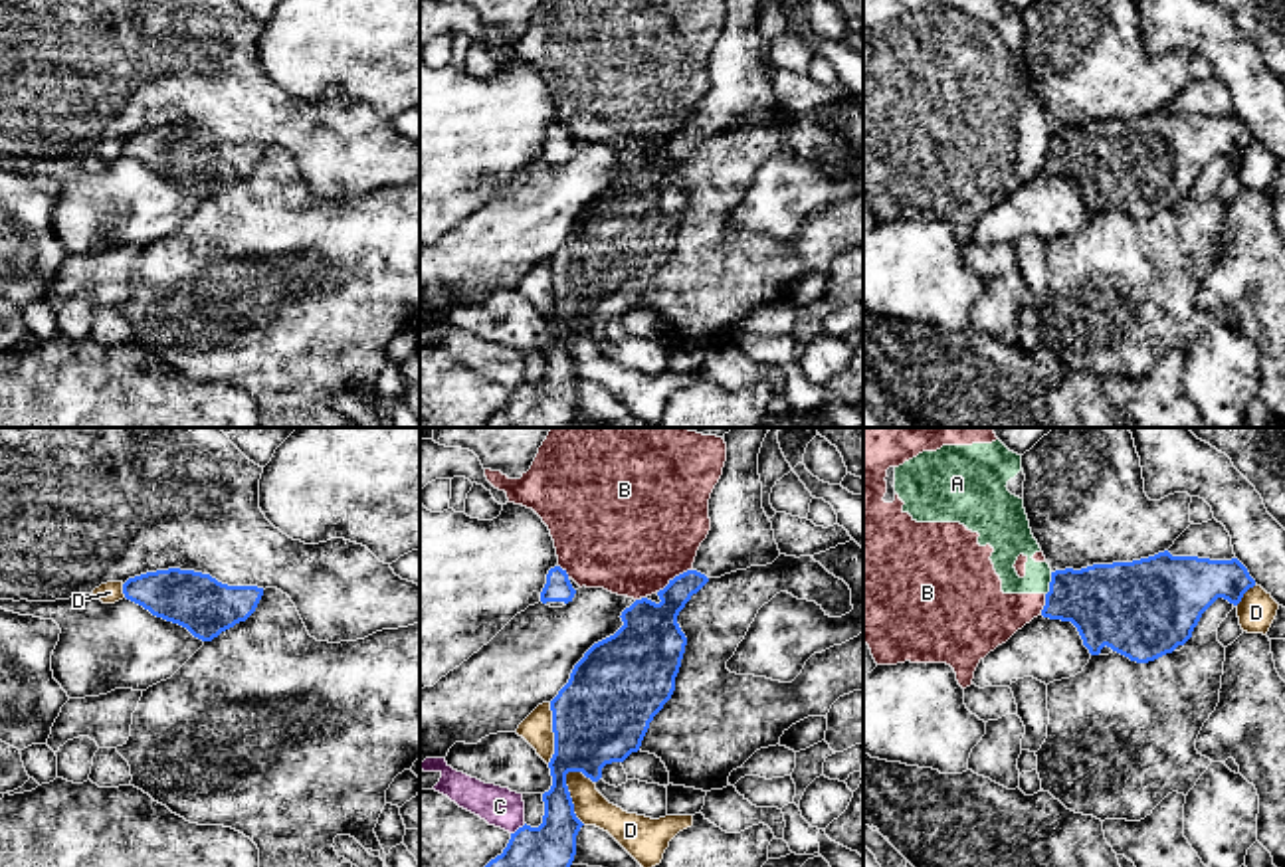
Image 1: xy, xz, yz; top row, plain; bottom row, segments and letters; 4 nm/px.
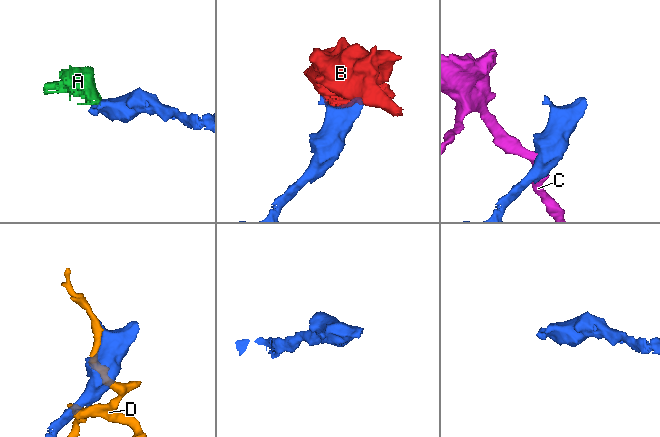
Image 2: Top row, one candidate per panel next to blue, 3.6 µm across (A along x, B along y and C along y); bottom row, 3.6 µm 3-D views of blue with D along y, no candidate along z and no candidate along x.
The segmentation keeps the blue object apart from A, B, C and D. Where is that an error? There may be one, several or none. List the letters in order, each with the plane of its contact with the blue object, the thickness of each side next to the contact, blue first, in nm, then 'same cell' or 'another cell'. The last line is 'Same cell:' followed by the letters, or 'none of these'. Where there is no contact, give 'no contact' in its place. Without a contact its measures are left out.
A: contact in yz; calibres 320 and 160 nm; another cell
B: contact in xz; calibres 240 and 500 nm; another cell
C: contact in xz; calibres 190 and 160 nm; another cell
D: contact in xz; calibres 260 and 140 nm; another cell
Same cell: none of these

